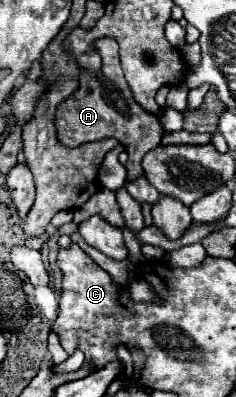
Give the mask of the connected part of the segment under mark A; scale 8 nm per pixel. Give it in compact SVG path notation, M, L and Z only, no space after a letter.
M113 37L101 39L101 59L103 59L103 69L99 77L91 77L91 75L85 75L85 71L81 71L79 89L57 111L57 117L55 117L57 137L65 147L77 147L87 141L97 141L99 137L115 137L127 149L129 179L139 177L143 175L143 169L141 169L143 155L155 149L163 139L163 125L155 115L145 111L131 97L131 89L123 77L123 69L119 61L119 45Z

